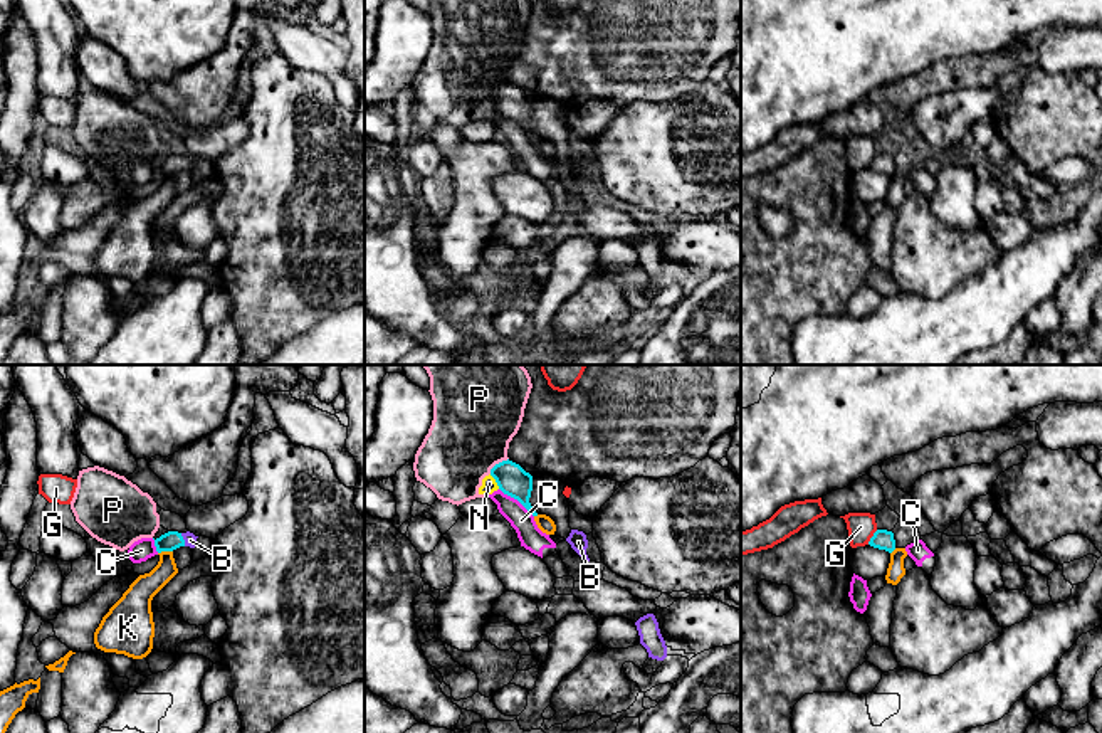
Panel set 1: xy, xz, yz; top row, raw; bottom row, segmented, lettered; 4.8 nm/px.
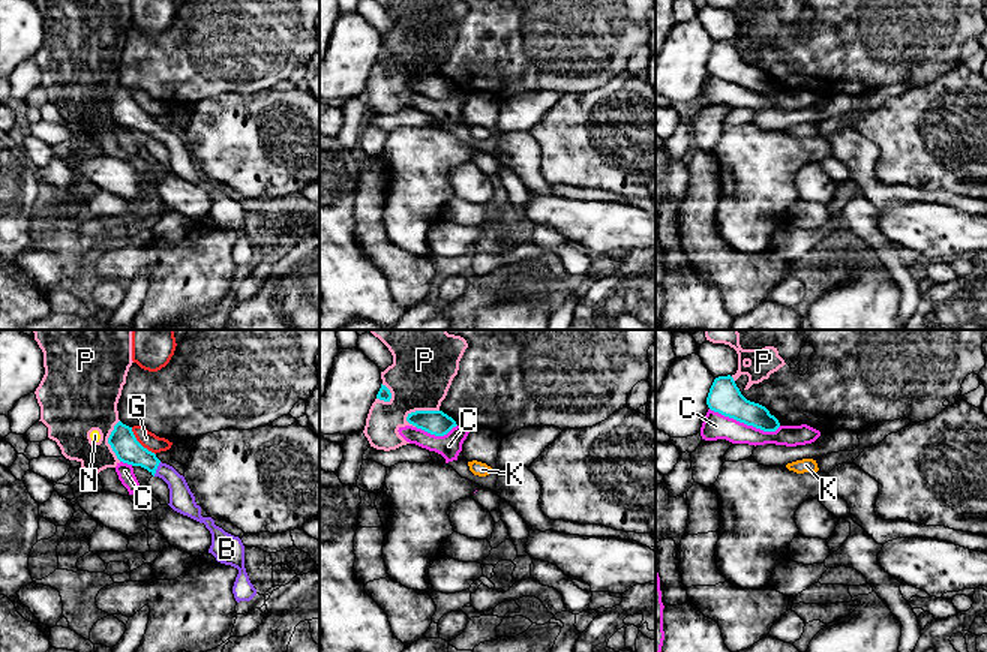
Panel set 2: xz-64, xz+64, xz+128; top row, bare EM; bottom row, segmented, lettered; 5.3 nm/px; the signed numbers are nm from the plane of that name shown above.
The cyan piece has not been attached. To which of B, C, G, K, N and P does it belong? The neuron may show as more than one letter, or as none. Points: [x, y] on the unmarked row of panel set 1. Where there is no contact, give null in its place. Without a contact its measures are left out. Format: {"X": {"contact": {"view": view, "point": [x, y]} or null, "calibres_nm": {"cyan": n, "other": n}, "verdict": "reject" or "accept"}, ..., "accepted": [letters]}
{"B": {"contact": {"view": "xy", "point": [183, 163]}, "calibres_nm": {"cyan": 90, "other": 60}, "verdict": "accept"}, "C": {"contact": {"view": "xz", "point": [516, 121]}, "calibres_nm": {"cyan": 150, "other": 110}, "verdict": "reject"}, "G": {"contact": {"view": "yz", "point": [872, 160]}, "calibres_nm": {"cyan": 100, "other": 130}, "verdict": "reject"}, "K": {"contact": {"view": "xy", "point": [165, 174]}, "calibres_nm": {"cyan": 90, "other": 130}, "verdict": "reject"}, "N": {"contact": {"view": "xz", "point": [496, 105]}, "calibres_nm": {"cyan": 150, "other": 70}, "verdict": "reject"}, "P": {"contact": {"view": "xz", "point": [499, 86]}, "calibres_nm": {"cyan": 150, "other": 400}, "verdict": "reject"}, "accepted": ["B"]}

